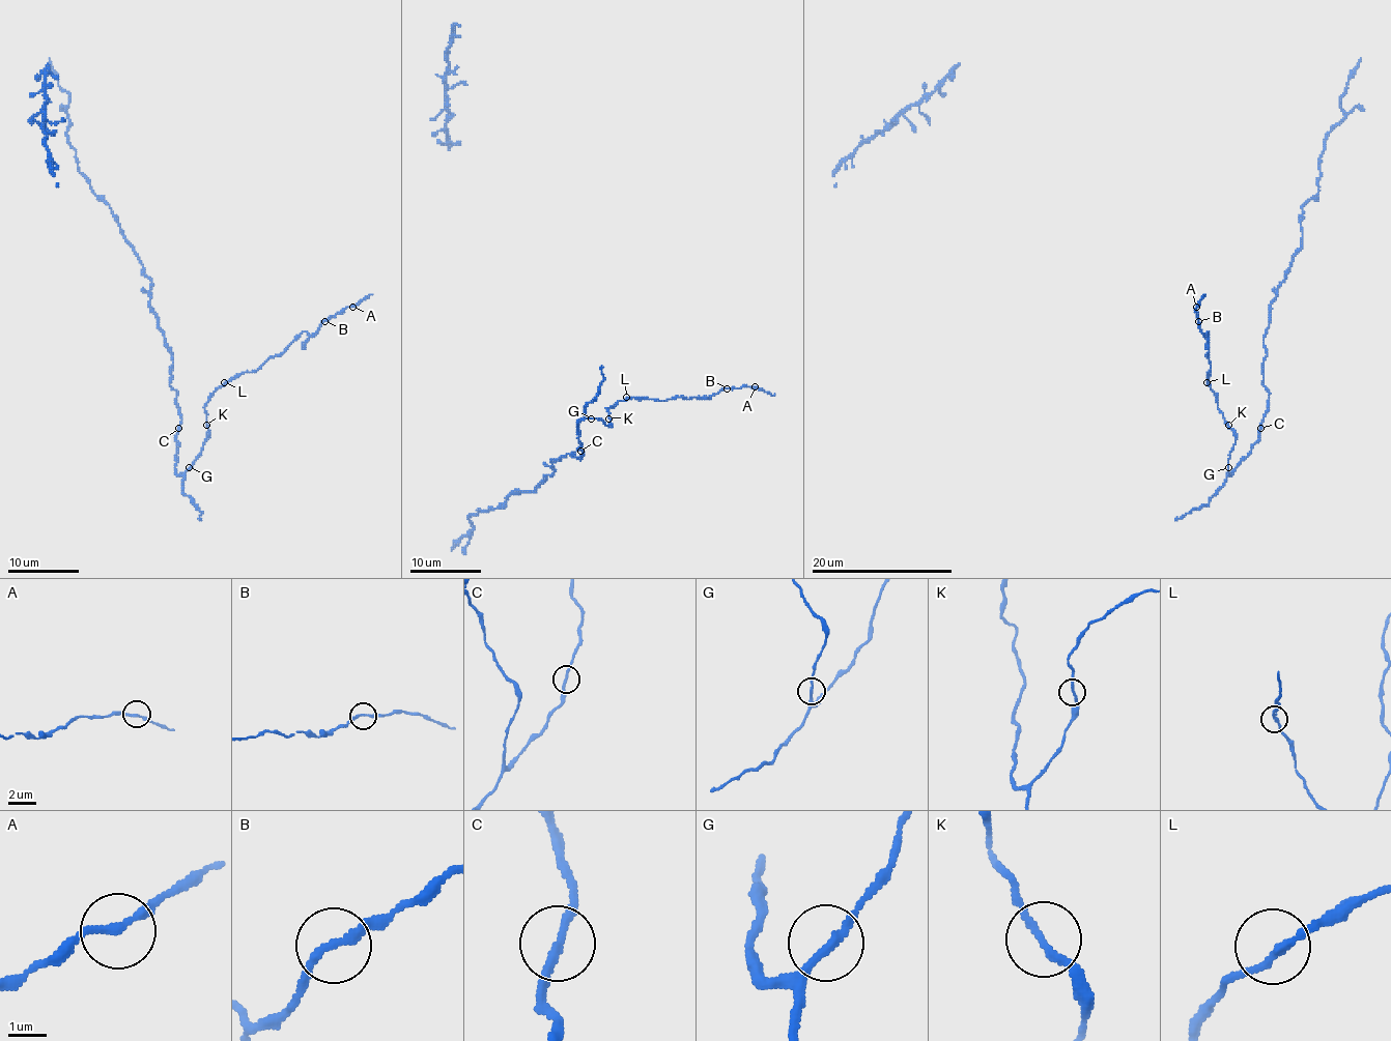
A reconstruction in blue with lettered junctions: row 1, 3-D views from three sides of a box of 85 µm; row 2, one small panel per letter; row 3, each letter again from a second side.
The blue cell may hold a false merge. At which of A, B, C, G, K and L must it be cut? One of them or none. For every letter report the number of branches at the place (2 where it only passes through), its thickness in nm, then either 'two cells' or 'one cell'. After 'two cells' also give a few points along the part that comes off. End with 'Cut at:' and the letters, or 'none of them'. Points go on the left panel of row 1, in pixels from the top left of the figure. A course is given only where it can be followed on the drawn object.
A: 2 | 190 nm | one cell
B: 2 | 180 nm | one cell
C: 2 | 190 nm | one cell
G: 2 | 190 nm | one cell
K: 2 | 180 nm | one cell
L: 2 | 190 nm | one cell
Cut at: none of them

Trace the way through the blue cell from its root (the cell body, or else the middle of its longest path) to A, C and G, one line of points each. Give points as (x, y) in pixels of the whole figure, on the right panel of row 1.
A: (1269, 322), (1267, 412), (1258, 440), (1229, 474), (1236, 432), (1207, 381), (1209, 334), (1199, 329), (1196, 307)
C: (1269, 322), (1264, 337), (1267, 354), (1264, 362), (1264, 386), (1269, 392), (1269, 404), (1259, 429)
G: (1269, 322), (1264, 337), (1267, 412), (1251, 452), (1231, 474), (1228, 467)

